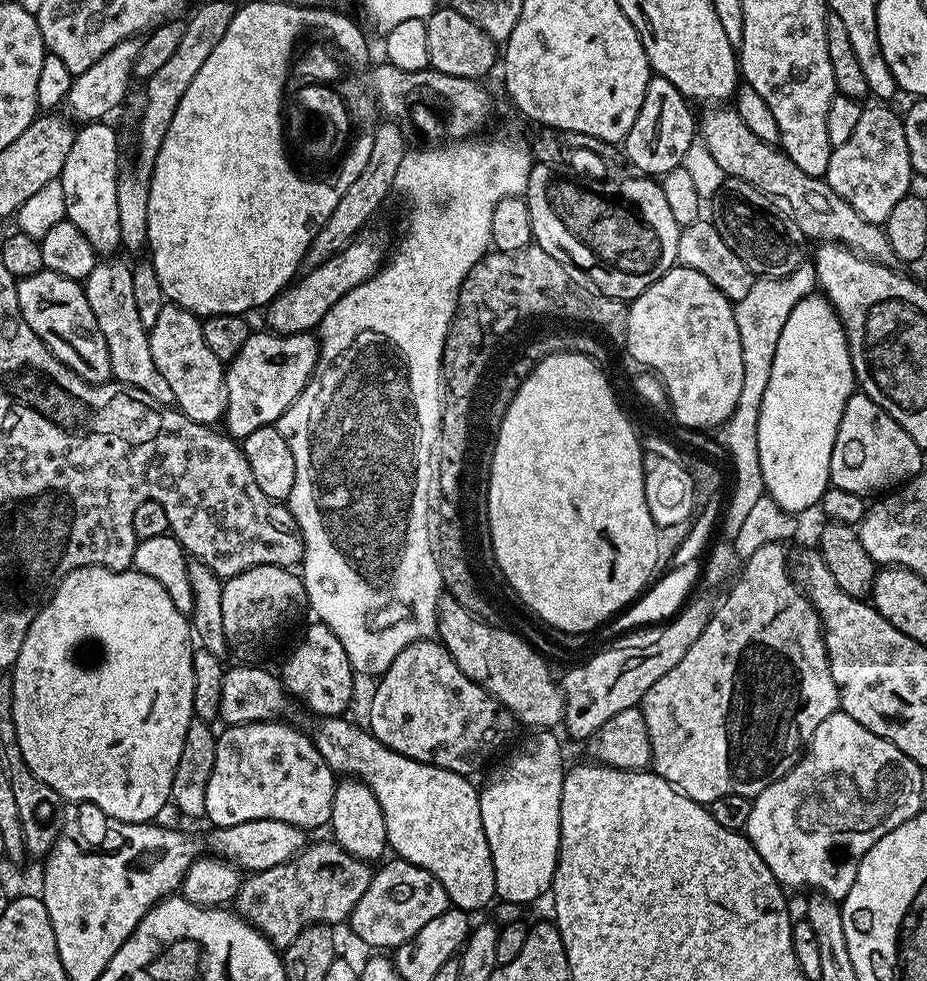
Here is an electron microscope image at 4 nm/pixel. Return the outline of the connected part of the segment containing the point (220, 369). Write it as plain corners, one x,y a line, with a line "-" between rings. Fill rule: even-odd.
165,303
162,314
158,314
158,322
148,329
148,345
154,366
170,385
180,413
199,424
219,425
226,404
225,365
214,358
210,346
206,346
206,338
202,338
201,317
178,304

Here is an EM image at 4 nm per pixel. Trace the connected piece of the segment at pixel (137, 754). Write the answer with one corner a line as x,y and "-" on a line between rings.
82,566
78,570
74,570
70,574
66,574
66,578
62,578
62,582
52,591
50,599
40,609
40,613
34,618
34,622
30,626
30,630
26,634
26,642
22,642
22,650
18,650
18,658
16,665
10,669
12,678
12,717
14,718
14,730
18,738
18,746
22,758
26,762
26,766
30,766
30,770
34,770
34,774
38,774
38,778
42,778
42,782
46,782
46,786
50,786
50,790
54,790
60,795
61,801
77,800
78,803
84,804
80,806
91,806
97,808
101,814
108,817
109,820
121,820
127,824
146,824
152,822
155,814
162,806
165,806
172,798
172,787
174,786
174,770
178,770
178,758
182,758
182,742
186,742
186,730
190,730
190,722
194,719
192,711
194,710
194,662
192,656
194,653
194,633
189,617
178,610
178,606
174,606
174,602
170,602
170,594
166,594
166,590
162,590
162,586
158,582
154,582
154,578
150,578
146,574
129,570
127,572
112,572
108,568
102,566

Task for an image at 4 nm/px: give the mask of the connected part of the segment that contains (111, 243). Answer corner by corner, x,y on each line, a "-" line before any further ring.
93,122
83,125
77,131
74,146
66,158
66,166
62,166
59,180
62,182
62,195
66,197
66,219
74,222
82,234
86,234
86,242
94,246
94,250
101,257
113,255
115,248
121,247
120,231
118,230
118,182
120,181
120,140
108,122

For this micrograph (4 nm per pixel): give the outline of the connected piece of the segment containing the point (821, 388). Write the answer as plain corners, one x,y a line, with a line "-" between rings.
823,295
803,296
790,310
790,318
786,318
786,326
782,326
782,334
778,337
778,346
774,350
774,362
770,366
770,382
766,382
766,394
762,394
762,410
758,414
758,466
762,470
762,482
766,495
774,500
784,511
804,514
807,508
815,509
820,503
822,494
830,486
830,454
834,454
834,438
838,438
838,422
842,422
842,410
846,410
846,402
857,391
858,385
852,355
848,349
848,339
844,333
844,324
838,318
832,304

